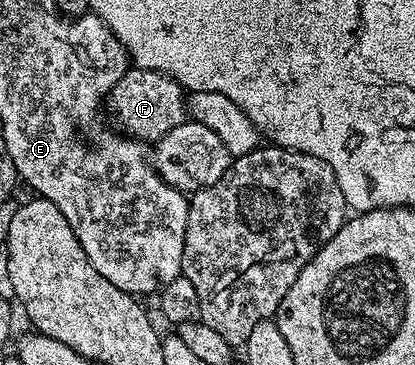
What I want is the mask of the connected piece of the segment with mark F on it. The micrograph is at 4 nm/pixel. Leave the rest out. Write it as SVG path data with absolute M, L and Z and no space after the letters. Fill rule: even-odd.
M131 67L111 87L107 98L107 113L117 120L116 128L124 136L132 137L142 143L156 143L167 135L167 131L175 131L187 119L187 93L175 79L163 75L159 71Z

